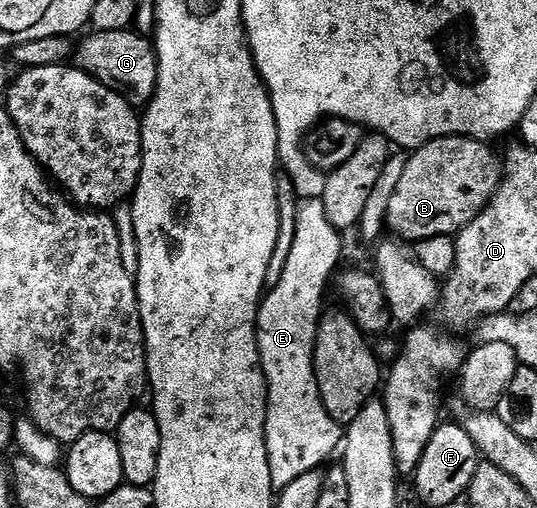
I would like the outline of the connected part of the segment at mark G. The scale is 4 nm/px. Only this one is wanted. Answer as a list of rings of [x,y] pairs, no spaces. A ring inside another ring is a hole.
[[[91,32],[91,37],[84,38],[82,45],[80,41],[80,52],[76,61],[85,73],[114,89],[131,105],[145,107],[150,104],[155,91],[158,90],[158,55],[147,38],[145,41],[140,34],[134,32]]]

